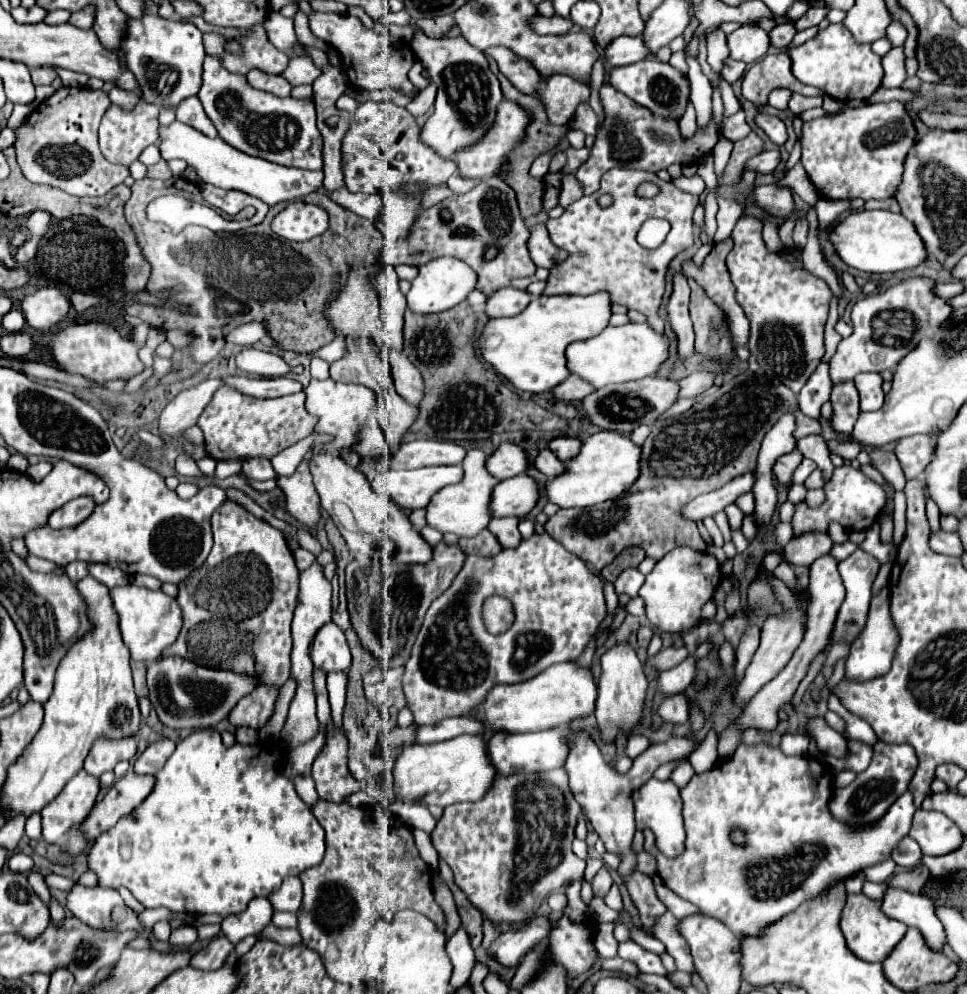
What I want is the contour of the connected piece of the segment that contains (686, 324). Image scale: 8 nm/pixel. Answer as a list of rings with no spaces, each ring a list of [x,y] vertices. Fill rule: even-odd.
[[[673,273],[673,293],[667,303],[667,321],[677,335],[677,359],[685,361],[693,355],[693,325],[689,319],[689,285],[683,273]]]

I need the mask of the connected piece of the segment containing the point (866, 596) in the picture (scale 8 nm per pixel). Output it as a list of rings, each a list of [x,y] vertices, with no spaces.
[[[857,549],[853,555],[839,563],[839,575],[847,589],[847,597],[835,621],[833,643],[853,643],[853,639],[861,633],[871,601],[871,583],[877,577],[879,567],[881,563],[863,549]]]

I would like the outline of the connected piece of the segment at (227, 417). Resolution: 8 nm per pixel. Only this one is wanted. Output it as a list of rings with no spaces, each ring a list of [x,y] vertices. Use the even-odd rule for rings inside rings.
[[[219,387],[203,409],[197,425],[205,435],[205,447],[211,457],[273,457],[315,429],[315,417],[305,409],[305,393],[283,395],[277,399],[255,399],[235,389]]]

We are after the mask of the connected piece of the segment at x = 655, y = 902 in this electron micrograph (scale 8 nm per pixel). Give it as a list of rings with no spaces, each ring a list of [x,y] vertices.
[[[633,871],[633,873],[629,873],[627,877],[623,877],[623,881],[625,881],[625,887],[627,887],[627,891],[629,891],[633,903],[637,905],[637,909],[639,909],[639,913],[641,913],[643,929],[649,933],[653,921],[655,921],[659,915],[663,915],[667,909],[665,909],[665,905],[657,899],[655,889],[653,889],[653,881],[651,881],[647,875],[643,875],[643,873],[639,873],[639,871]]]

